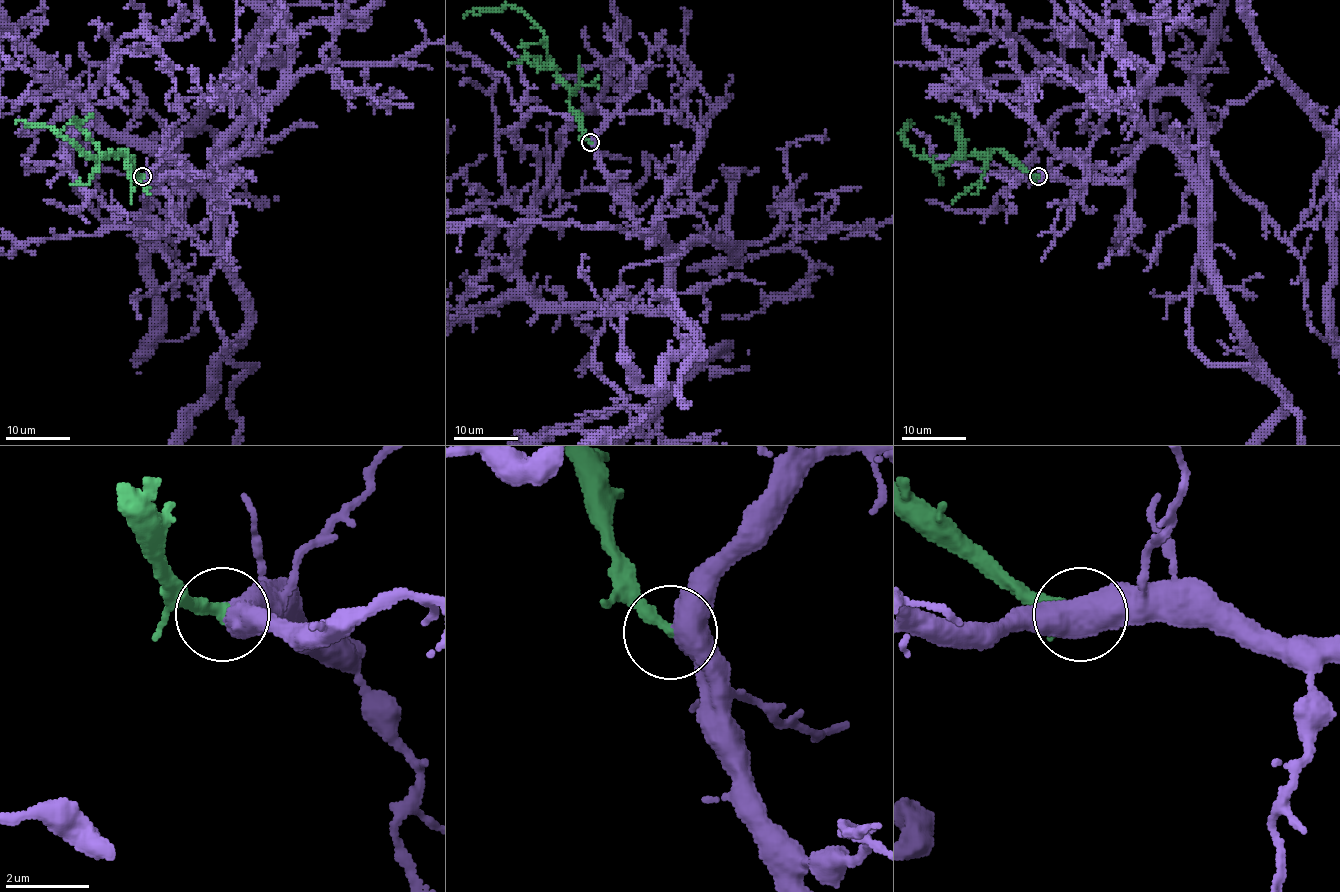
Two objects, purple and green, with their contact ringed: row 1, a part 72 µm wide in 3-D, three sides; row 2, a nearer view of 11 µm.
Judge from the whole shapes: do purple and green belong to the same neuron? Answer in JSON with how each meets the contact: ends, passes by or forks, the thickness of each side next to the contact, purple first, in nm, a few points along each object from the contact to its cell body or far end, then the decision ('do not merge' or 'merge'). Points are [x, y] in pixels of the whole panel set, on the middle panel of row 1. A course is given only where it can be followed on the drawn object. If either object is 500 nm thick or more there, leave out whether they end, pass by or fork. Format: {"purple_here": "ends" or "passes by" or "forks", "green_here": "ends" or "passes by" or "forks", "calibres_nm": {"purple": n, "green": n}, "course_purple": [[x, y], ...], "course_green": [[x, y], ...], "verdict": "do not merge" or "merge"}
{"calibres_nm": {"purple": 500, "green": 320}, "course_purple": [[591, 142], [608, 188], [663, 239], [668, 303], [656, 295], [671, 294], [696, 350], [679, 395]], "course_green": [[591, 142], [535, 23], [511, 6], [474, 9], [464, 18]], "verdict": "merge"}

